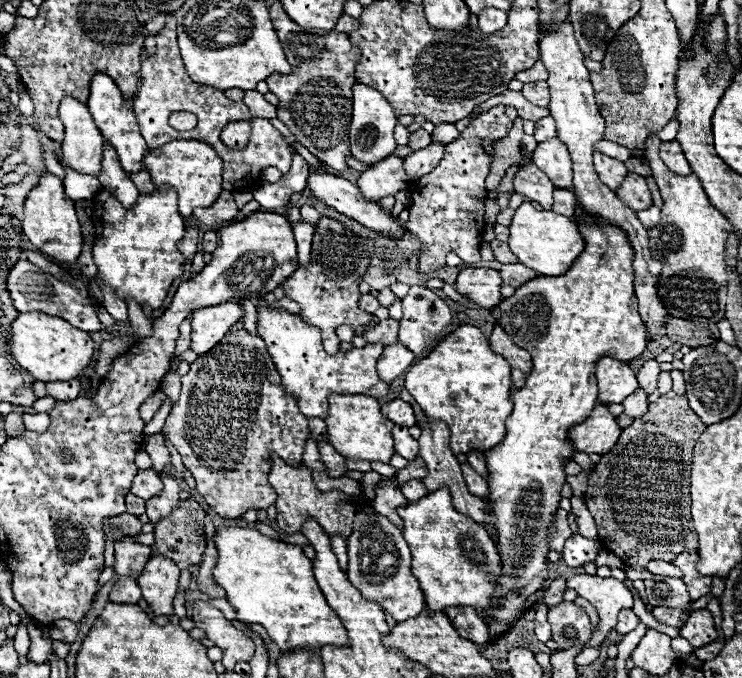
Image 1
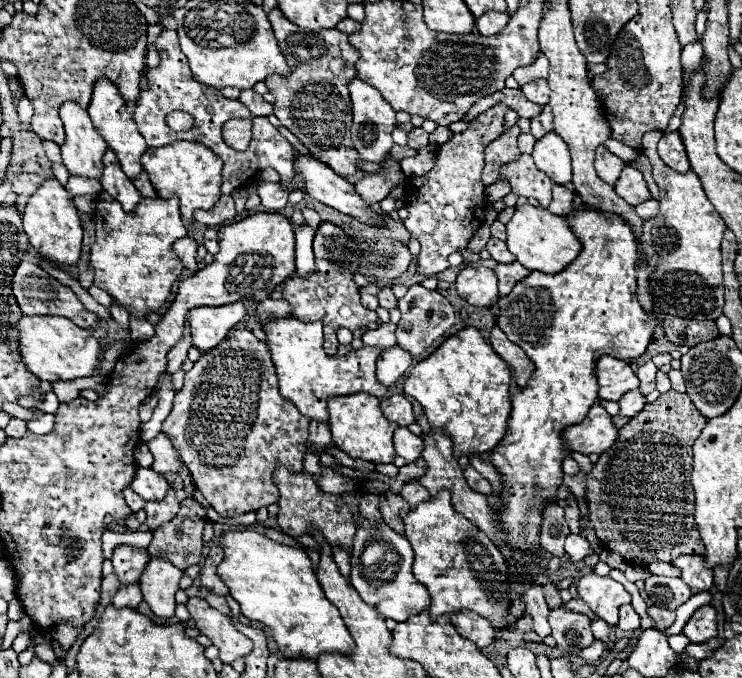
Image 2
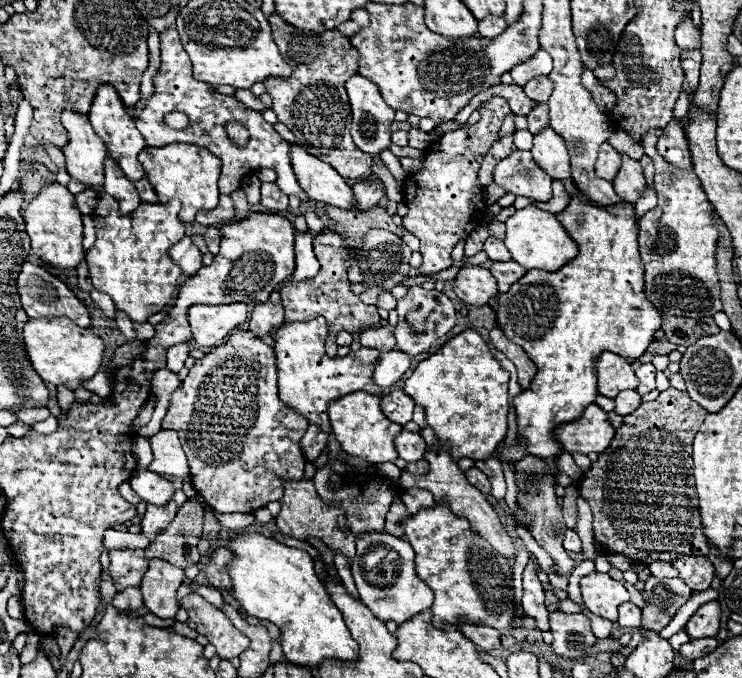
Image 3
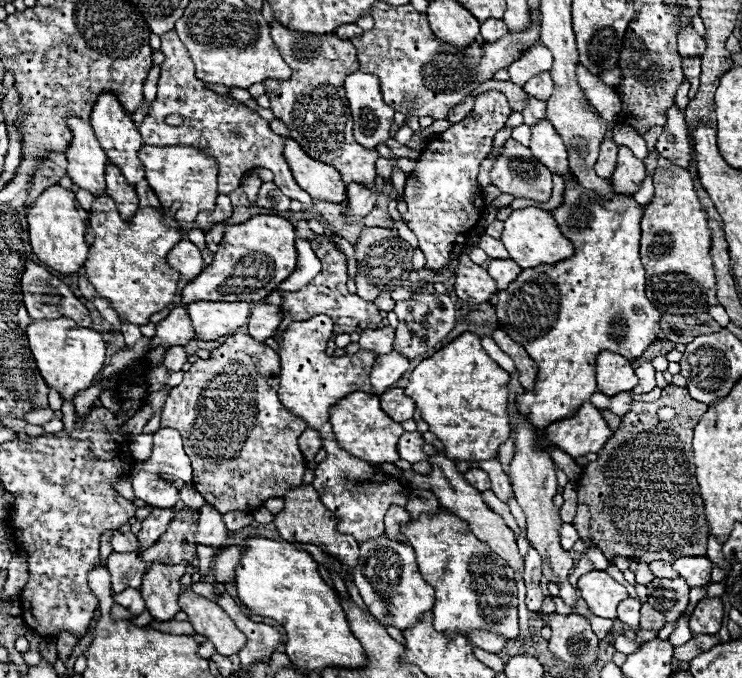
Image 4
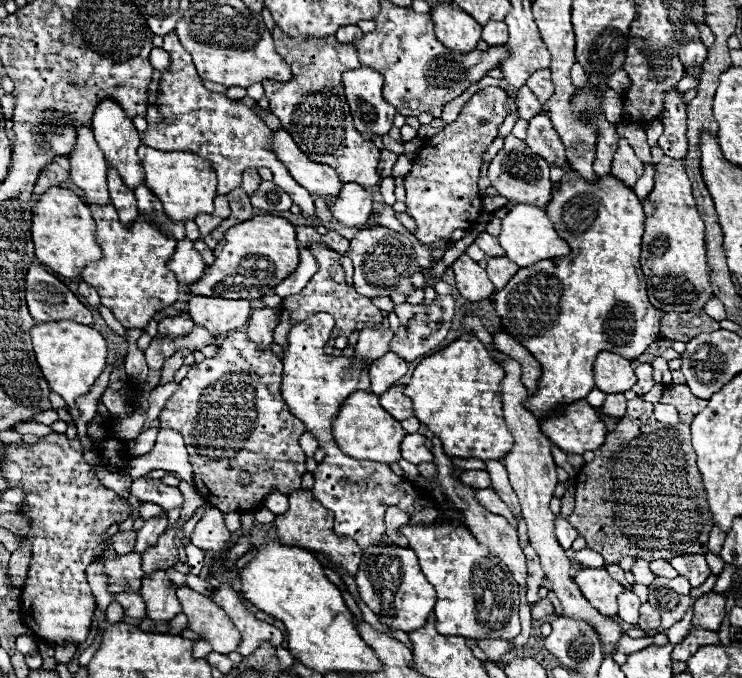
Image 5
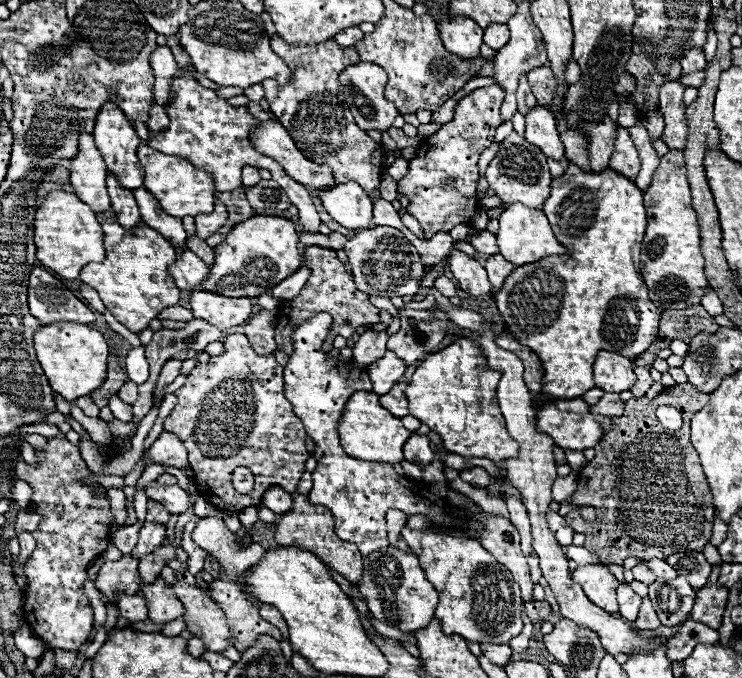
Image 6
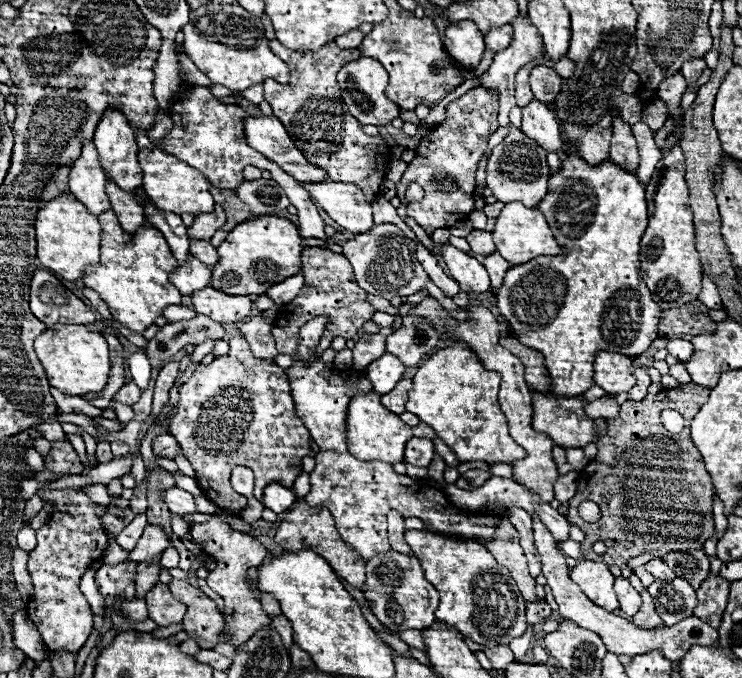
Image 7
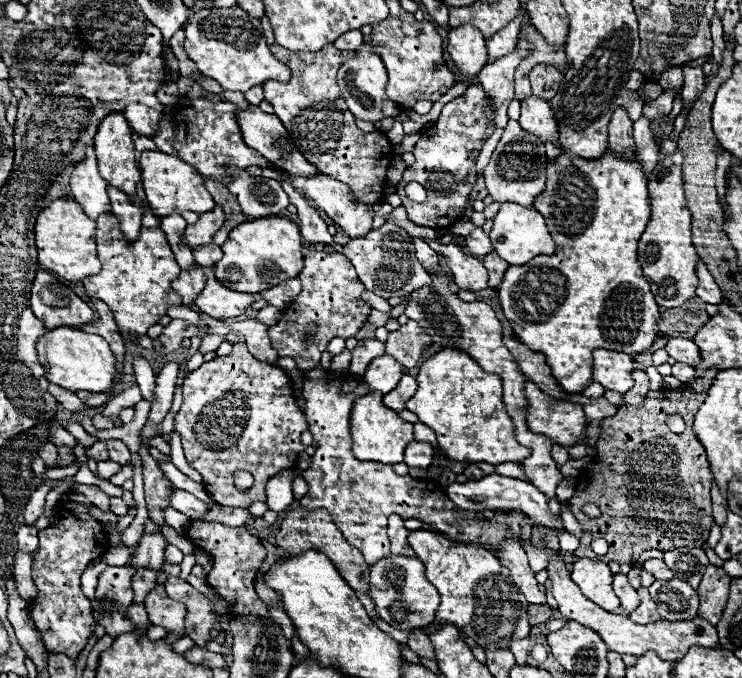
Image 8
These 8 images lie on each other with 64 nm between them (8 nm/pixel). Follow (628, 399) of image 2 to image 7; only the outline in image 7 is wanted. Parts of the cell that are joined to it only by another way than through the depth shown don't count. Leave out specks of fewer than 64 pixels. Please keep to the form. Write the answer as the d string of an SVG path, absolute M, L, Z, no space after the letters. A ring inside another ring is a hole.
M602 396L594 402L586 402L584 408L592 420L594 418L614 418L620 412L620 406L610 396Z

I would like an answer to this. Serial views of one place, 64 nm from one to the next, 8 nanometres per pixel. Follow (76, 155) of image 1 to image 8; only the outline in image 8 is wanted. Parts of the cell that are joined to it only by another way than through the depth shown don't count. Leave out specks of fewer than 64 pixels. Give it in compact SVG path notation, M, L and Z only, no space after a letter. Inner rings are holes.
M90 146L86 150L86 158L74 168L70 178L70 188L74 194L74 200L84 208L88 218L96 220L100 214L110 212L110 200L106 194L106 182L98 174L96 168L96 156L94 148Z

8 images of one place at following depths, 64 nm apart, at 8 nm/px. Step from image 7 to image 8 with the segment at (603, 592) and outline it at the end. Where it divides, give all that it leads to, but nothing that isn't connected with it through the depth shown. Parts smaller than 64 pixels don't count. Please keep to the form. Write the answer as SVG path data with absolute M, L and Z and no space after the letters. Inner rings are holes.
M578 558L572 568L572 580L580 586L582 594L608 612L620 608L620 600L612 590L612 576L608 564L600 560Z

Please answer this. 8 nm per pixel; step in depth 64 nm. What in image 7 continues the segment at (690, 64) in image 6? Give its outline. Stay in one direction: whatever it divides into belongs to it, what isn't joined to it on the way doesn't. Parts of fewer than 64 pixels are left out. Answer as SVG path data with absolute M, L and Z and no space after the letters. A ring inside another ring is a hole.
M694 58L694 60L682 64L680 72L684 74L684 78L686 78L686 82L688 82L688 88L698 90L698 78L700 78L700 74L702 74L704 68L706 68L706 62L704 62L702 58Z

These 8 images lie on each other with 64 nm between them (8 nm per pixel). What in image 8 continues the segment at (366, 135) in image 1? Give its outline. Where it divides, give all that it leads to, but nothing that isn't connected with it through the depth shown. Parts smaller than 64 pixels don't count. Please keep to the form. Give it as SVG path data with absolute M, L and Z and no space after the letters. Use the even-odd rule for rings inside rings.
M362 26L360 32L364 34L364 44L360 46L360 50L356 50L356 56L352 60L348 60L340 66L340 72L338 72L338 86L342 90L342 98L346 100L348 110L360 120L378 122L378 120L388 118L388 116L398 116L402 112L402 106L388 100L388 96L384 94L388 76L386 76L386 68L384 68L382 58L372 52L374 50L374 46L370 44L372 26Z

